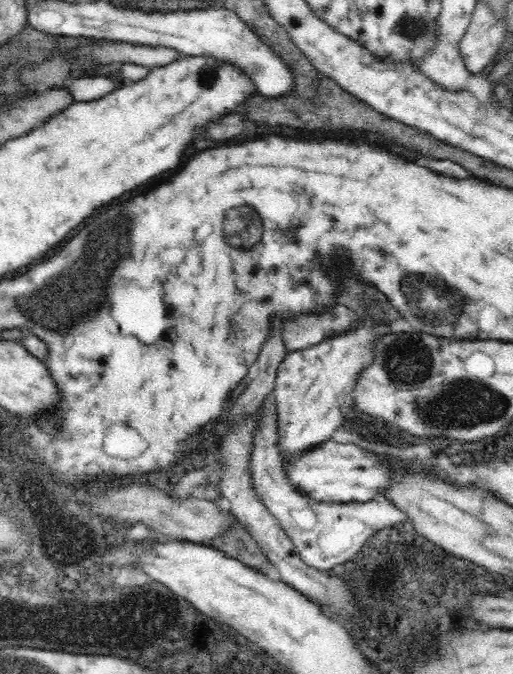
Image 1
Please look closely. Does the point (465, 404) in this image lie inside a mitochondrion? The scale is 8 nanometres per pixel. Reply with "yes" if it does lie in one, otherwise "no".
yes

